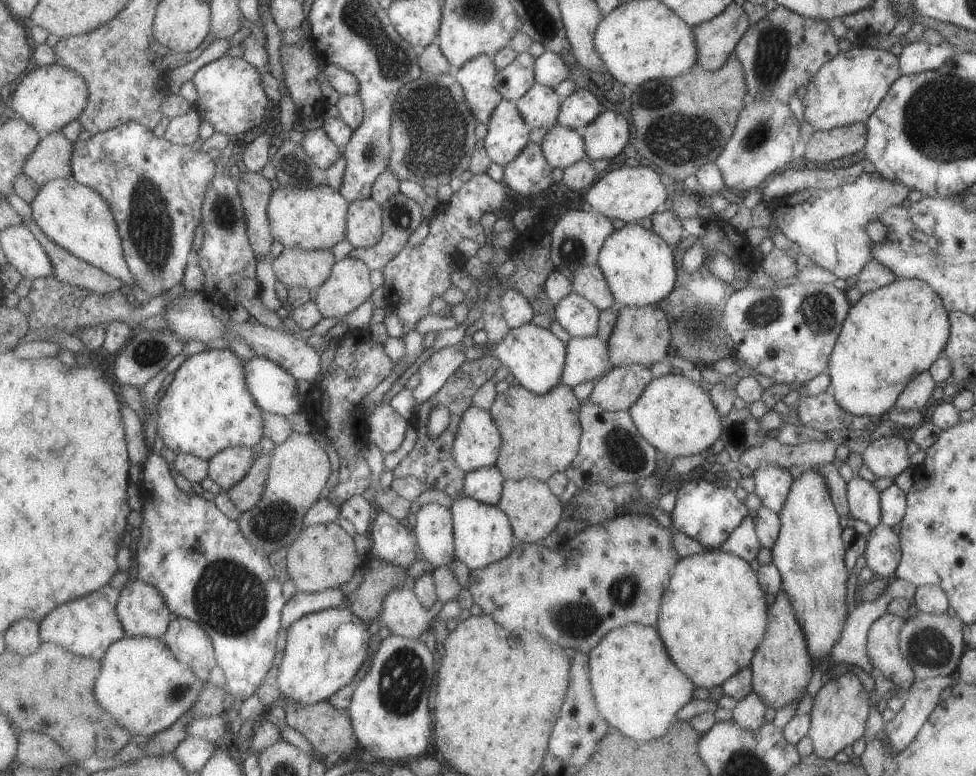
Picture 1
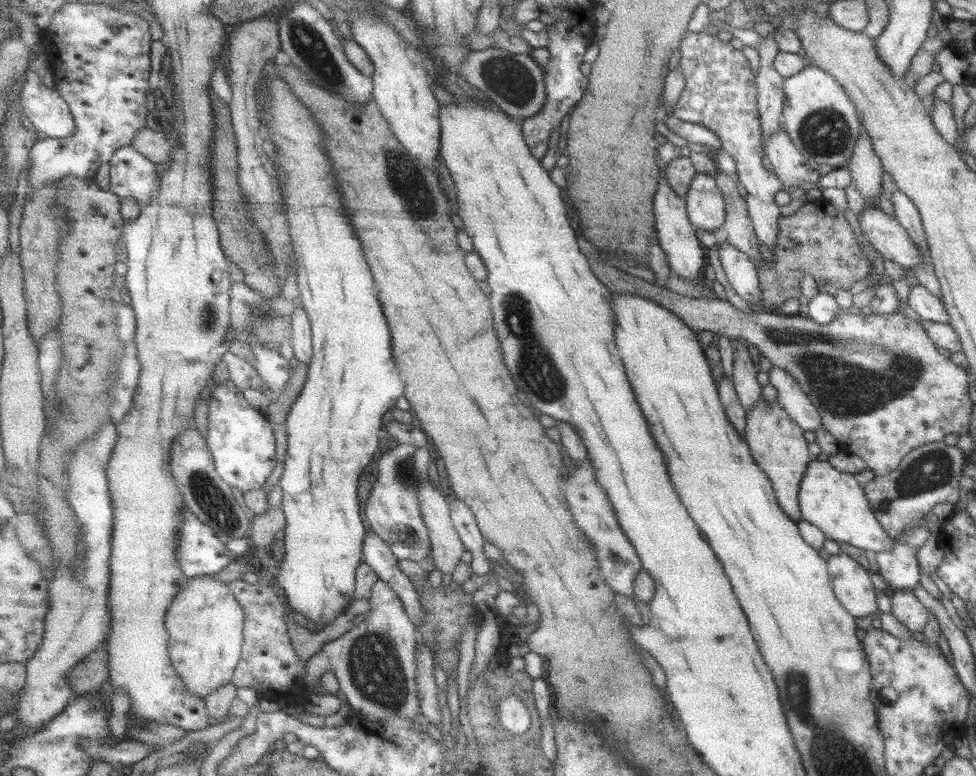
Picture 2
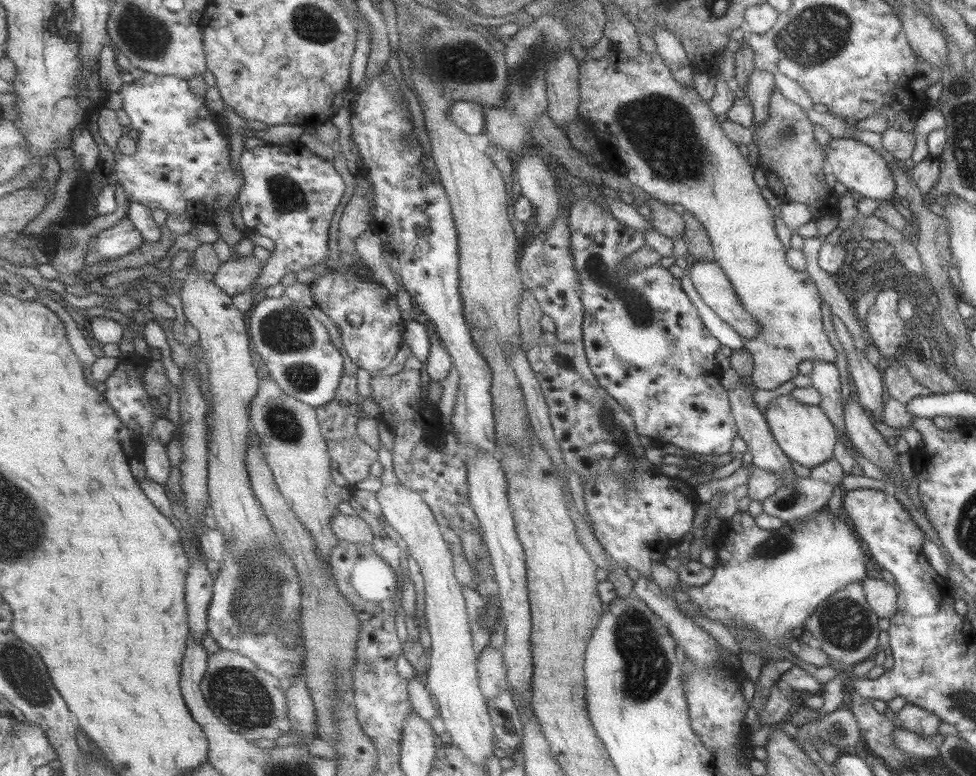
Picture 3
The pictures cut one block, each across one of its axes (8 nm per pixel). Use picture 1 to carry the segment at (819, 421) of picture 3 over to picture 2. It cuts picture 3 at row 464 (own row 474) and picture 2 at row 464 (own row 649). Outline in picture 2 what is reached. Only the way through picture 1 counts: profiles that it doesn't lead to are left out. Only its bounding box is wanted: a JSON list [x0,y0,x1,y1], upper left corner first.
[797,457,894,554]

